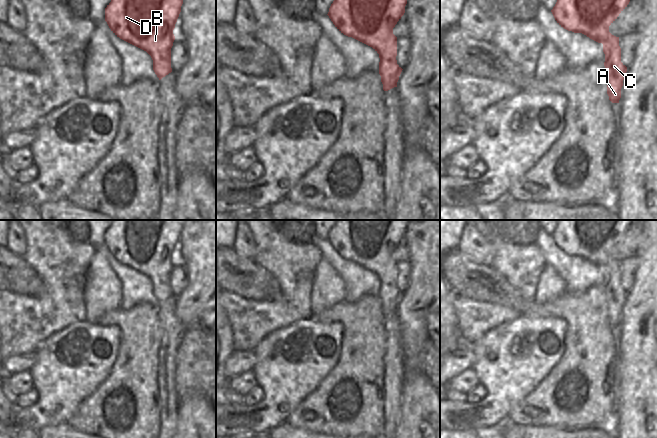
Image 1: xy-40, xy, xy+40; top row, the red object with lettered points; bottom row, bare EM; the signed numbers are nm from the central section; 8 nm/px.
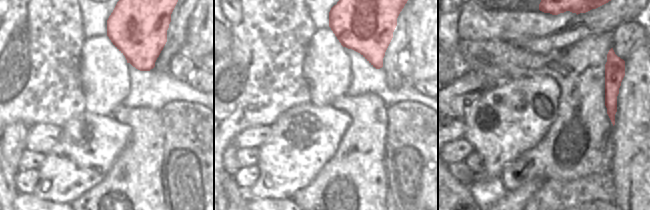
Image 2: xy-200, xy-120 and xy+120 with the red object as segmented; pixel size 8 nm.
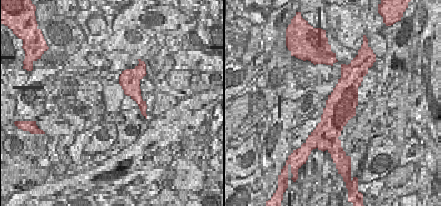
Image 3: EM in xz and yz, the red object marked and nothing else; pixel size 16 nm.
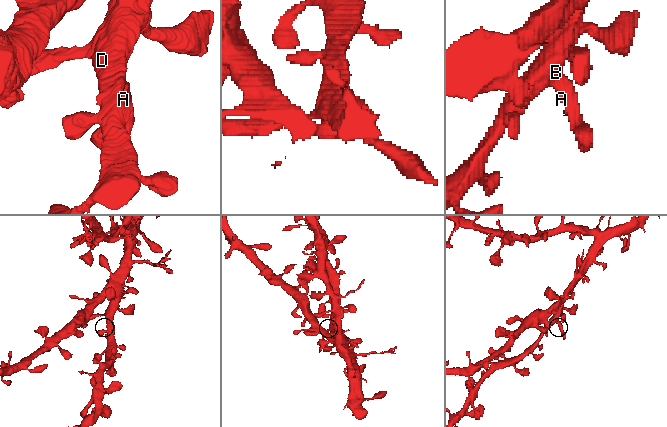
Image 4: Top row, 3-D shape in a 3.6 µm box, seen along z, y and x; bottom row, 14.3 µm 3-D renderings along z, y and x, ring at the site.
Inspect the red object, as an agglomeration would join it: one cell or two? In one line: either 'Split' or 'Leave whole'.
Leave whole

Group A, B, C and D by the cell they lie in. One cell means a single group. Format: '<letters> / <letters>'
A B C D

